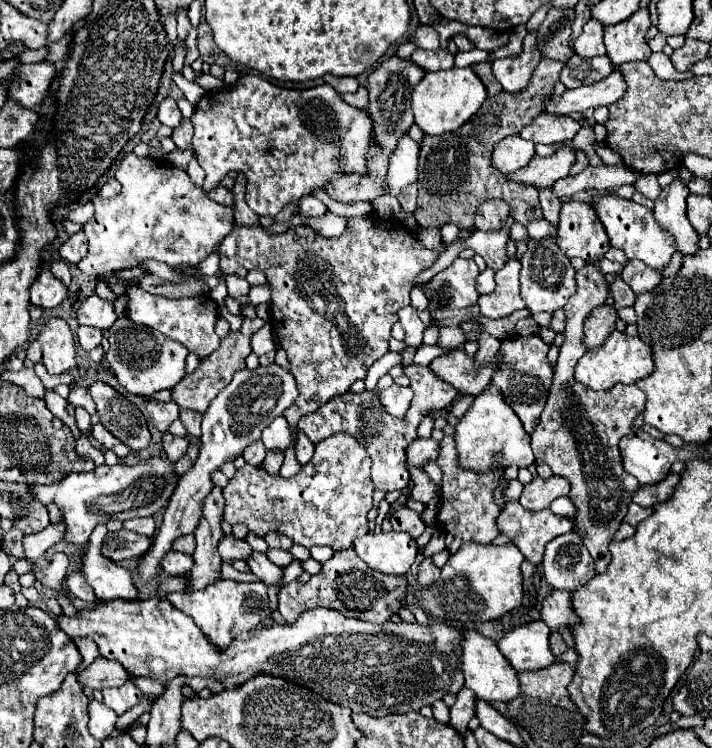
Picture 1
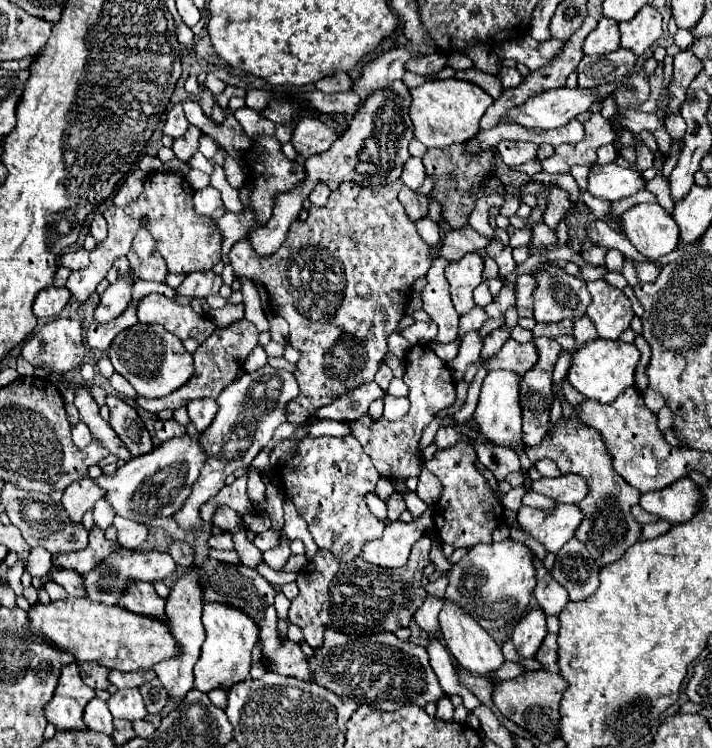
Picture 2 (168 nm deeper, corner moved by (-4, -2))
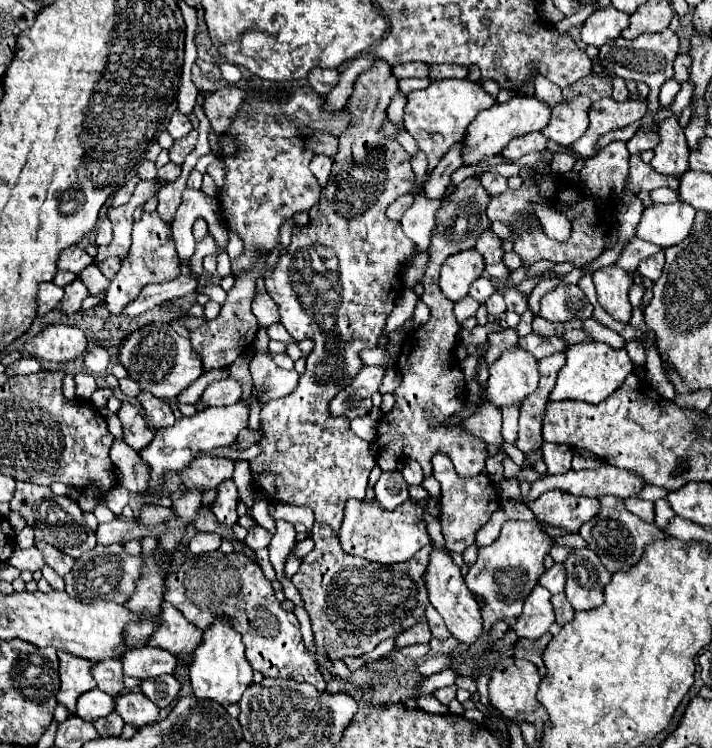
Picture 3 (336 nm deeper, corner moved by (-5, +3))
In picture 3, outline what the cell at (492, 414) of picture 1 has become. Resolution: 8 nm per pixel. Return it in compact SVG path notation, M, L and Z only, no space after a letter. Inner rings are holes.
M522 348L504 352L492 366L486 384L486 400L496 408L520 406L526 394L532 394L538 386L536 360Z

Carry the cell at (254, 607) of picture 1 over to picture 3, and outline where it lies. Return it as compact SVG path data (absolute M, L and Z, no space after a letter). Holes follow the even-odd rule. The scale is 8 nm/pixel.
M218 616L204 632L202 642L194 650L194 662L190 668L190 682L198 698L216 700L218 704L238 702L248 684L252 684L252 668L244 656L244 642L240 632L234 628L234 620Z

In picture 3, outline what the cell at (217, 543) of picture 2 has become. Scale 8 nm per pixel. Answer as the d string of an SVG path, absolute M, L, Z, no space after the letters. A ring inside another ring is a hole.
M198 532L198 534L190 540L188 548L192 550L192 554L204 554L204 552L214 552L214 550L218 550L218 548L220 548L220 542L222 542L222 538L220 538L218 534Z

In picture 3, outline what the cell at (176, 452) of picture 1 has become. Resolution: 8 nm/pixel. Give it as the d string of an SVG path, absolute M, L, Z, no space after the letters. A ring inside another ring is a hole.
M142 392L142 396L140 396L140 404L144 406L144 410L146 410L146 418L148 418L148 424L150 424L152 428L160 430L160 428L172 426L172 424L176 422L176 418L174 418L174 414L172 414L172 408L170 408L164 400L154 398L152 394Z

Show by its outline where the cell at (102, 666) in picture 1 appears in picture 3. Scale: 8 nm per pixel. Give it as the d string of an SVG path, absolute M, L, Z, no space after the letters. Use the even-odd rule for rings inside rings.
M146 646L146 648L134 648L128 650L122 656L124 664L124 676L134 676L134 678L152 678L160 674L172 674L172 668L176 666L176 658L156 646Z

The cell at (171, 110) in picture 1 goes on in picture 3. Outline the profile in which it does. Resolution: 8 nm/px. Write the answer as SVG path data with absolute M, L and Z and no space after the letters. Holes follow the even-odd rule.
M174 110L174 114L172 114L166 130L172 134L174 140L180 140L180 138L184 138L188 134L188 130L192 130L192 122L188 120L186 114L182 114L180 110Z

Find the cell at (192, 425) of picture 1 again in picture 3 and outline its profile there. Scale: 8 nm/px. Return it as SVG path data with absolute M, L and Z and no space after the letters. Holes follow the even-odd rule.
M224 378L208 384L204 394L200 396L200 402L204 406L230 406L240 402L240 396L242 396L240 384L232 378Z

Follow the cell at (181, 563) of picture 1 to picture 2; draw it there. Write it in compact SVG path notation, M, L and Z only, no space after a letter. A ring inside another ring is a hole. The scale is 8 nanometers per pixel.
M119 549L117 553L111 553L111 557L105 557L99 565L95 565L95 569L91 569L91 573L83 575L83 585L87 591L87 597L93 601L103 601L103 593L107 593L107 605L117 605L119 597L123 595L123 591L127 589L129 581L157 581L157 579L165 579L167 575L171 575L175 571L175 561L169 553L159 553L159 551L129 551L129 549Z

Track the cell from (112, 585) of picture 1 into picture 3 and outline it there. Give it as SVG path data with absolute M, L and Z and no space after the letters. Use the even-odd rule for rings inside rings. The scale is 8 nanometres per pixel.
M168 602L160 604L160 620L156 624L156 630L152 634L152 644L160 646L172 654L176 652L190 652L194 654L194 648L200 644L202 630L194 628L188 620L184 620L184 614L178 612Z

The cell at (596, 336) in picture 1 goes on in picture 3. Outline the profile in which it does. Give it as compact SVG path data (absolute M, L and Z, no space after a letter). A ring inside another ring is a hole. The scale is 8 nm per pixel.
M608 266L602 270L592 272L592 280L596 286L598 302L604 306L604 310L618 322L630 320L630 300L628 300L628 288L632 286L632 280L628 272L624 272L618 266Z

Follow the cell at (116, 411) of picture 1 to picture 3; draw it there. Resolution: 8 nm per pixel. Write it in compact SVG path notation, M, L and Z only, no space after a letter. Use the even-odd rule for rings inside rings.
M122 402L122 406L118 408L118 418L122 422L124 442L128 446L132 446L136 452L140 452L144 446L150 444L150 440L154 438L154 432L146 426L144 418L140 416L140 412L134 404Z

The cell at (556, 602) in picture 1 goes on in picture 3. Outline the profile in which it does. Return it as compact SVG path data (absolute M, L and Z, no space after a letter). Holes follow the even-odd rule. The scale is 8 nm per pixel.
M554 564L552 568L544 570L544 574L538 580L538 584L548 588L552 594L564 592L564 582L566 582L566 578L564 578L564 566L562 564Z

